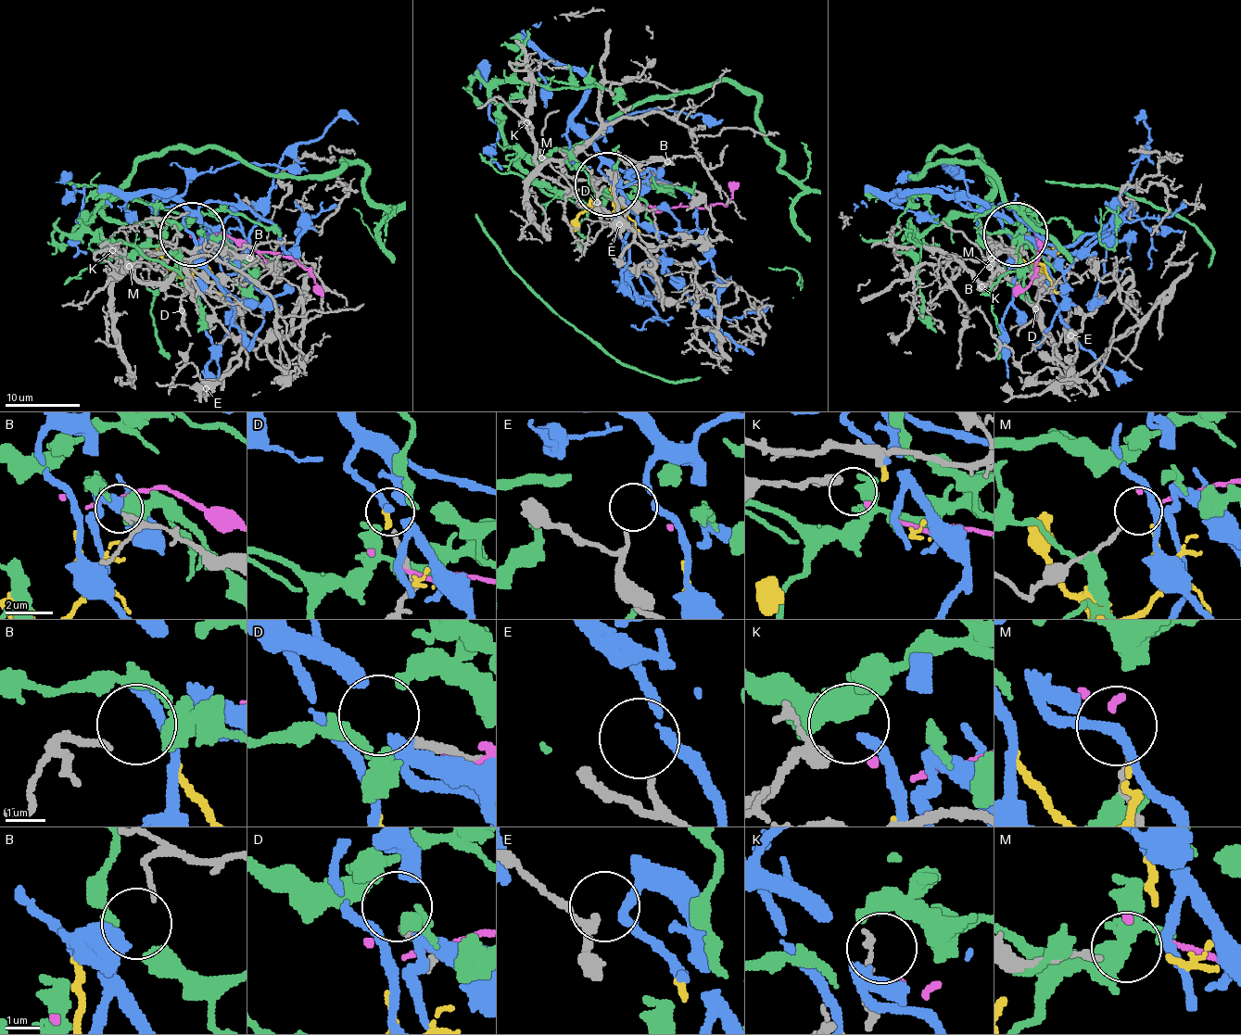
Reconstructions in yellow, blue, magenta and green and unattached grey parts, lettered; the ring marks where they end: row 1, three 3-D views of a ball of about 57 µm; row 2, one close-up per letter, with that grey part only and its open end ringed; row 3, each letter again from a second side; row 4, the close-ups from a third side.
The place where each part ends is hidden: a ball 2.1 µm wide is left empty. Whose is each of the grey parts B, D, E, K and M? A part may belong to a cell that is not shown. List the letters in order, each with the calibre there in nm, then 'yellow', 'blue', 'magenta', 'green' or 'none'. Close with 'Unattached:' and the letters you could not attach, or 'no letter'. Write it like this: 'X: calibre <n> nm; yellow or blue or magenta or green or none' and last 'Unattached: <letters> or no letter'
B: calibre 140 nm; green
D: calibre 240 nm; none
E: calibre 140 nm; none
K: calibre 280 nm; none
M: calibre 180 nm; magenta
Unattached: D, E, K

